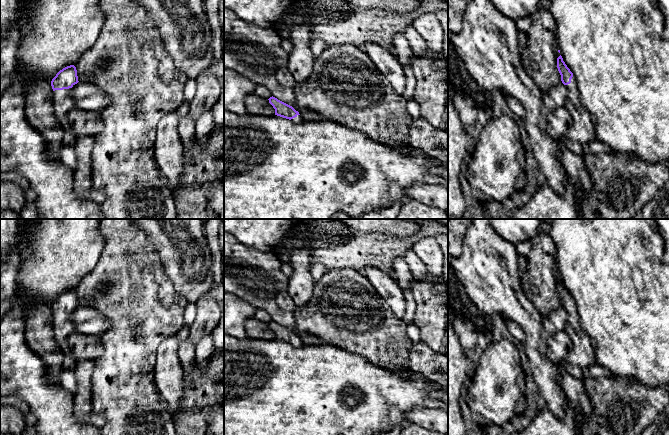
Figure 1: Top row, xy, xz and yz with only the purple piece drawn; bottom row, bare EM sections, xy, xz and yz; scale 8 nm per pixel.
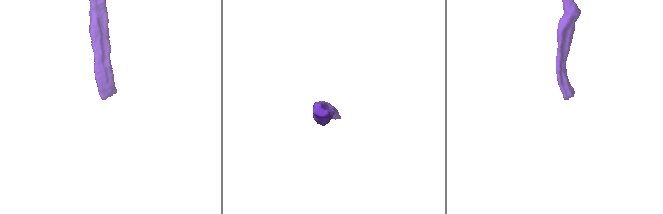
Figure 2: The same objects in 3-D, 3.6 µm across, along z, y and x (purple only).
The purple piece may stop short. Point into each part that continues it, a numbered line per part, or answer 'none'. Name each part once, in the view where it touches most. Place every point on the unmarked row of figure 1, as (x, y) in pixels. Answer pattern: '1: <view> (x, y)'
1: xy (63, 327)

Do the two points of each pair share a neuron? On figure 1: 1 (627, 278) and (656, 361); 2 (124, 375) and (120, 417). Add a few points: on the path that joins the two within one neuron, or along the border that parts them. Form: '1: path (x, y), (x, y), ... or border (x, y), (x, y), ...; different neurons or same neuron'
1: path (627, 299), (656, 329), (656, 340); same neuron
2: path (123, 385), (123, 407); same neuron

